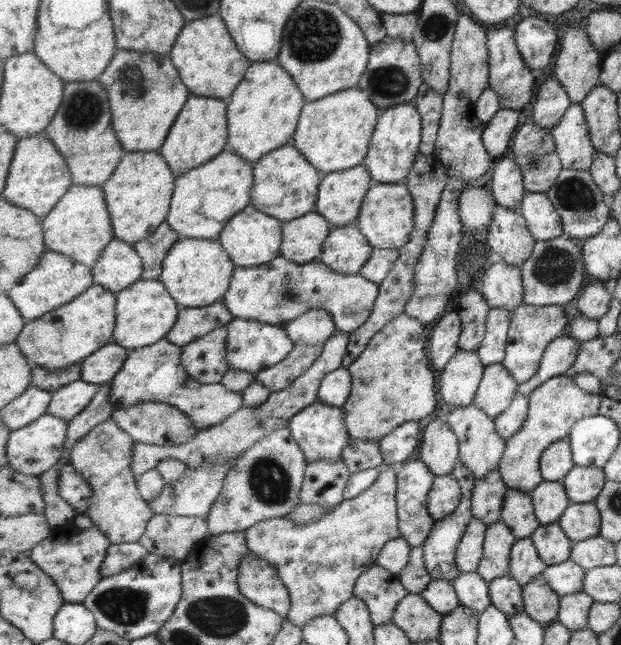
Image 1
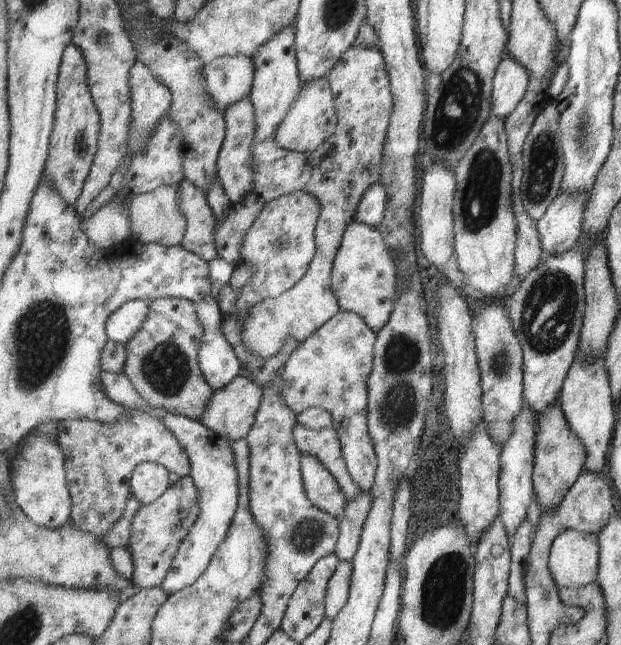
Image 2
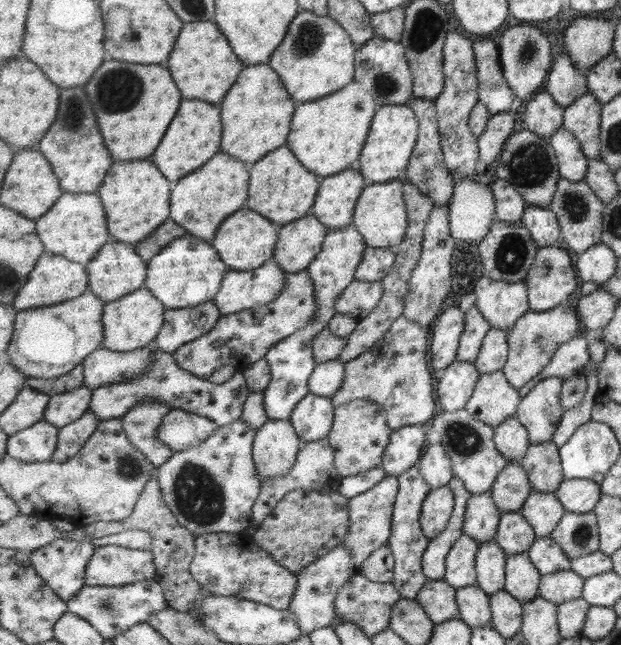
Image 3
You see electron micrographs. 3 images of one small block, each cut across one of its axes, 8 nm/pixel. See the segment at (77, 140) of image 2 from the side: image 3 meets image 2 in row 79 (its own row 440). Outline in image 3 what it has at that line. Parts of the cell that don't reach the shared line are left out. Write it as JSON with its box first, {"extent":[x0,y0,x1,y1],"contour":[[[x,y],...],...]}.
{"extent":[52,410,101,462],"contour":[[[89,410],[79,420],[61,428],[58,436],[58,449],[55,450],[52,460],[67,462],[68,459],[76,457],[83,445],[98,429],[101,421],[93,411]]]}

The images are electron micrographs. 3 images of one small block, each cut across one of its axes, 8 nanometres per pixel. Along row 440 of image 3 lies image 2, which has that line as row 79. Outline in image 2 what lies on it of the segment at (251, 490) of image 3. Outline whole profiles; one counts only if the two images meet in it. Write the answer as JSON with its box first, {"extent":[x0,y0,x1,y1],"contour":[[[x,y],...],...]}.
{"extent":[203,55,255,114],"contour":[[[247,55],[216,58],[203,67],[204,88],[223,114],[254,88],[255,63]]]}

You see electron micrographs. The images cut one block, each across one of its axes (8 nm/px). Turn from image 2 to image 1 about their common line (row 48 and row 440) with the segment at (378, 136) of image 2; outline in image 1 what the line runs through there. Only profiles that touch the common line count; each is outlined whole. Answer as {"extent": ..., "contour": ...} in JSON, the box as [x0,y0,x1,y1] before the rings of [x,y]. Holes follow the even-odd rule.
{"extent":[208,428,385,535],"contour":[[[290,428],[272,430],[237,458],[208,521],[210,535],[246,531],[271,518],[288,517],[302,505],[302,488],[308,465],[306,454]],[[350,438],[350,444],[343,449],[342,460],[349,467],[351,475],[363,470],[385,467],[385,458],[379,441]]]}

